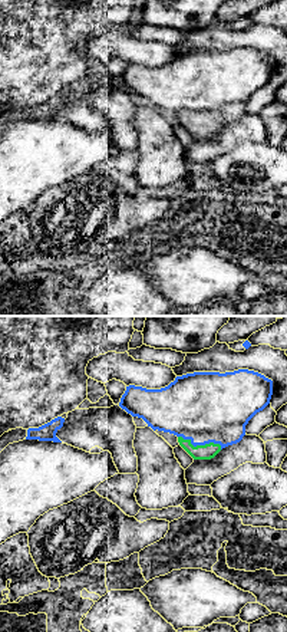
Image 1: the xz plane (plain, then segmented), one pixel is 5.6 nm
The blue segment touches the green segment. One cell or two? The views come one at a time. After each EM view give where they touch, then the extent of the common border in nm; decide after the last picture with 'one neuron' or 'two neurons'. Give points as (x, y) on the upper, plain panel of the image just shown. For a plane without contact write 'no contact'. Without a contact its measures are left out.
(201, 122) | 260 nm

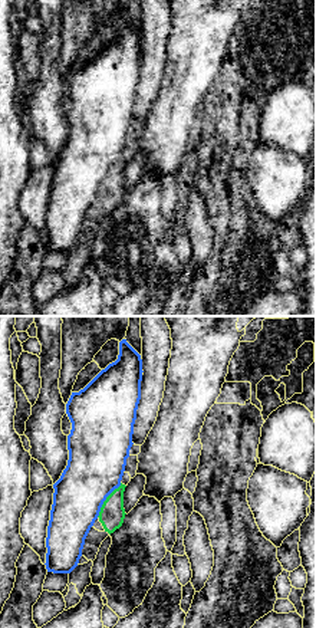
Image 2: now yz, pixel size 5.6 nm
(105, 177) | 240 nm

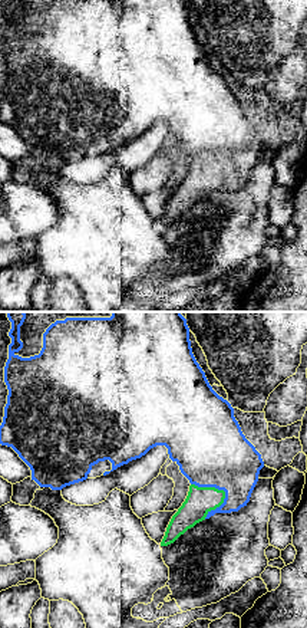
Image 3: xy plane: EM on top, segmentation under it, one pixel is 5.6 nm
(213, 164) | 220 nm

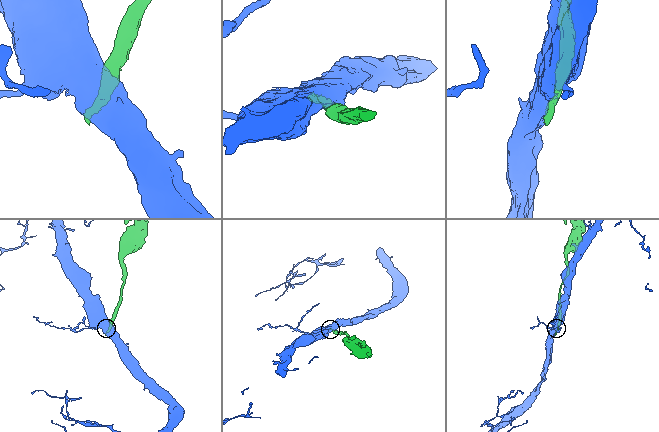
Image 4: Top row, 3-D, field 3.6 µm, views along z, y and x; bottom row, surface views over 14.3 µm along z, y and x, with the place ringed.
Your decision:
two neurons

